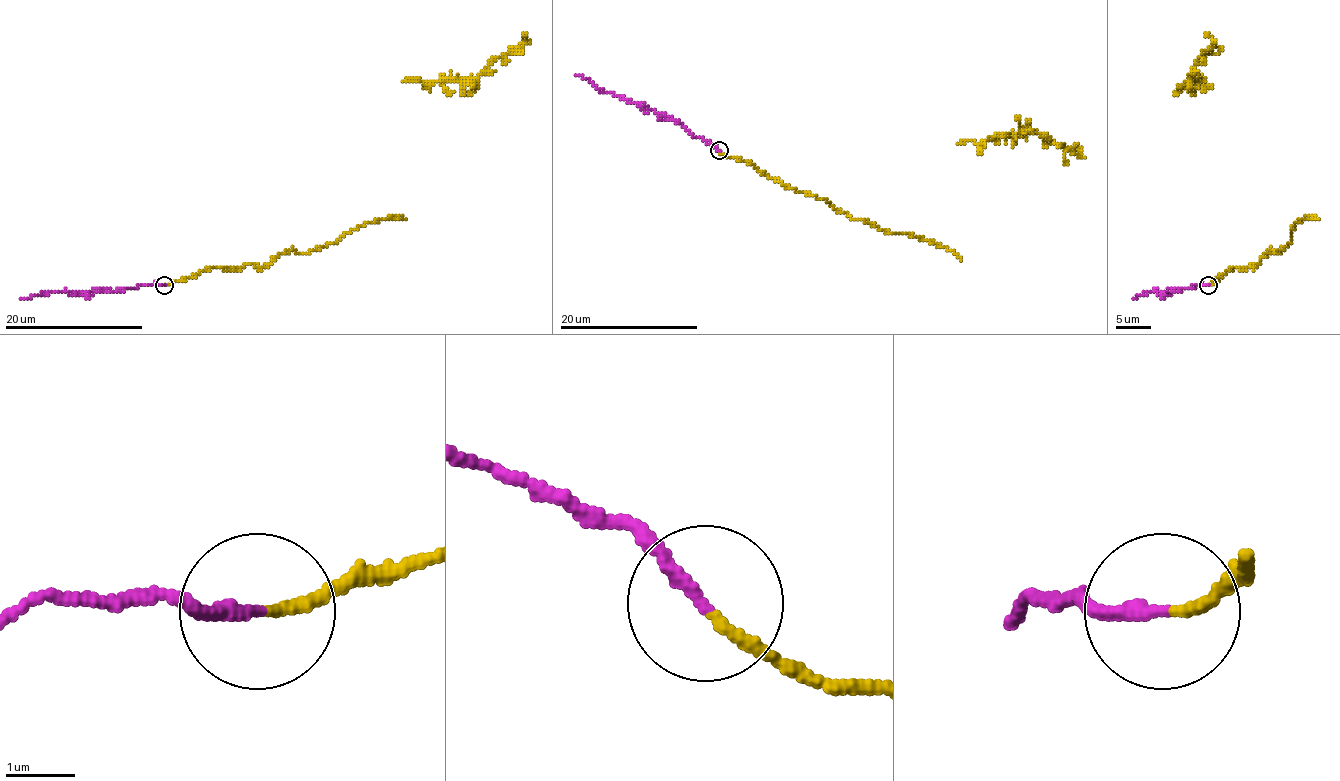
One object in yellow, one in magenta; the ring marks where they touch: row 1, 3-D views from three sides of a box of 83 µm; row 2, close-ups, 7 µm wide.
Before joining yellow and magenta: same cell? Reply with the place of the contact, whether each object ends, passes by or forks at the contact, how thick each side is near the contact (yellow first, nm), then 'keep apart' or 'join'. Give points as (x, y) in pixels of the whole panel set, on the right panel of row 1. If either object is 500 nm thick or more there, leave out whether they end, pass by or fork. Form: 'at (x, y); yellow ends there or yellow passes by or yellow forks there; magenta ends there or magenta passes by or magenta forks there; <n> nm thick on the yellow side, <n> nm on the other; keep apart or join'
at (1208, 285); yellow ends there; magenta ends there; 150 nm thick on the yellow side, 190 nm on the other; keep apart

